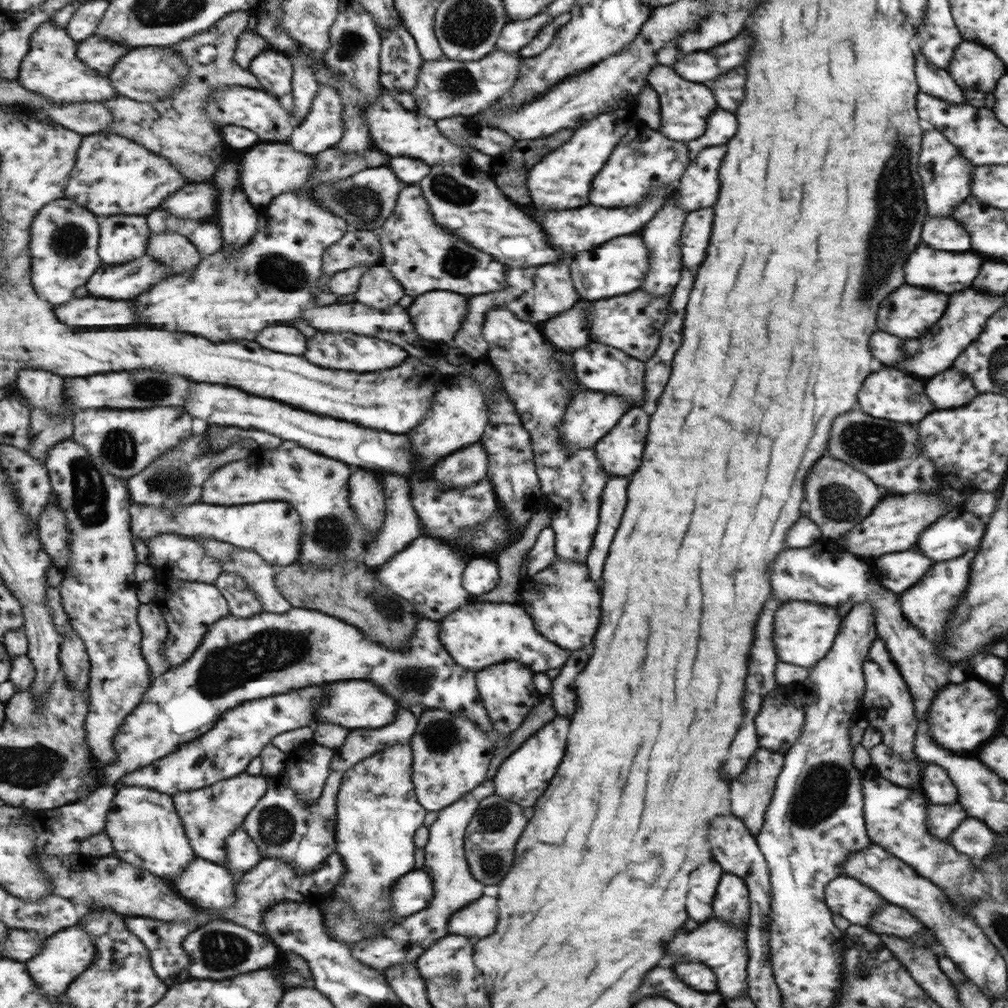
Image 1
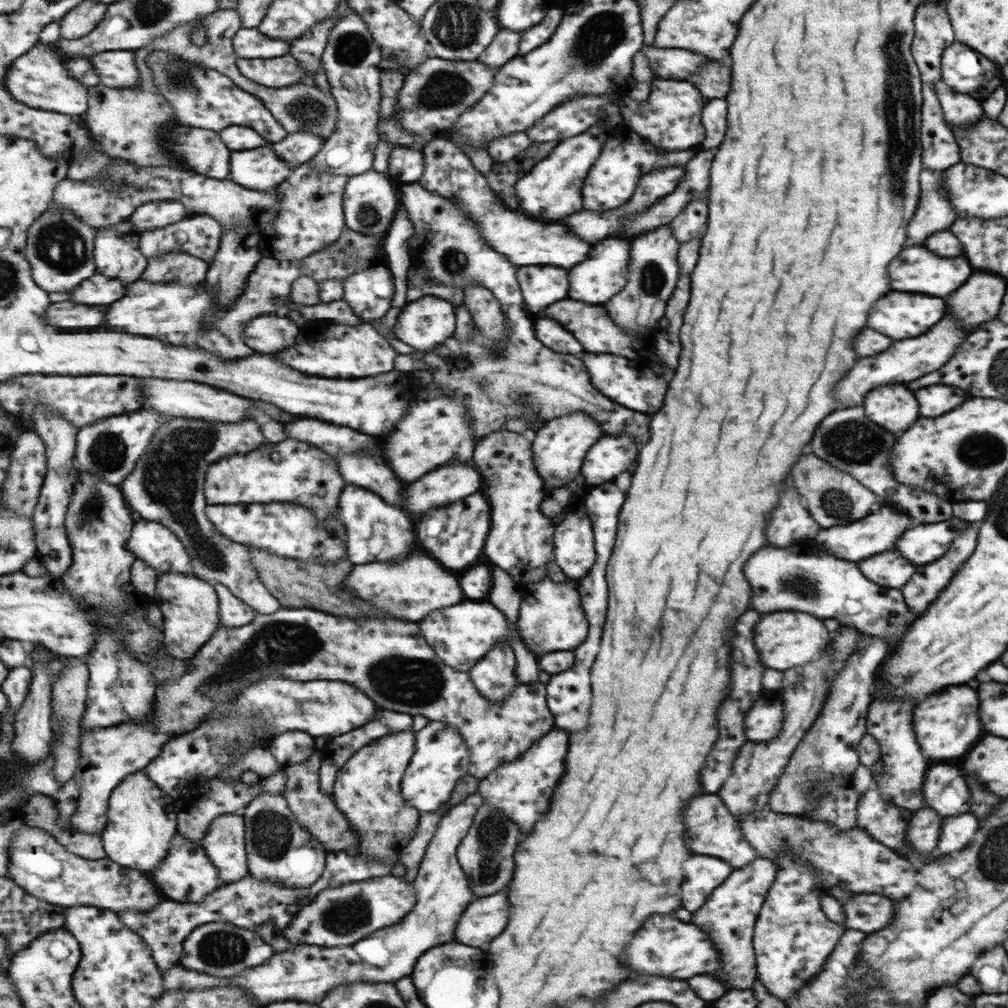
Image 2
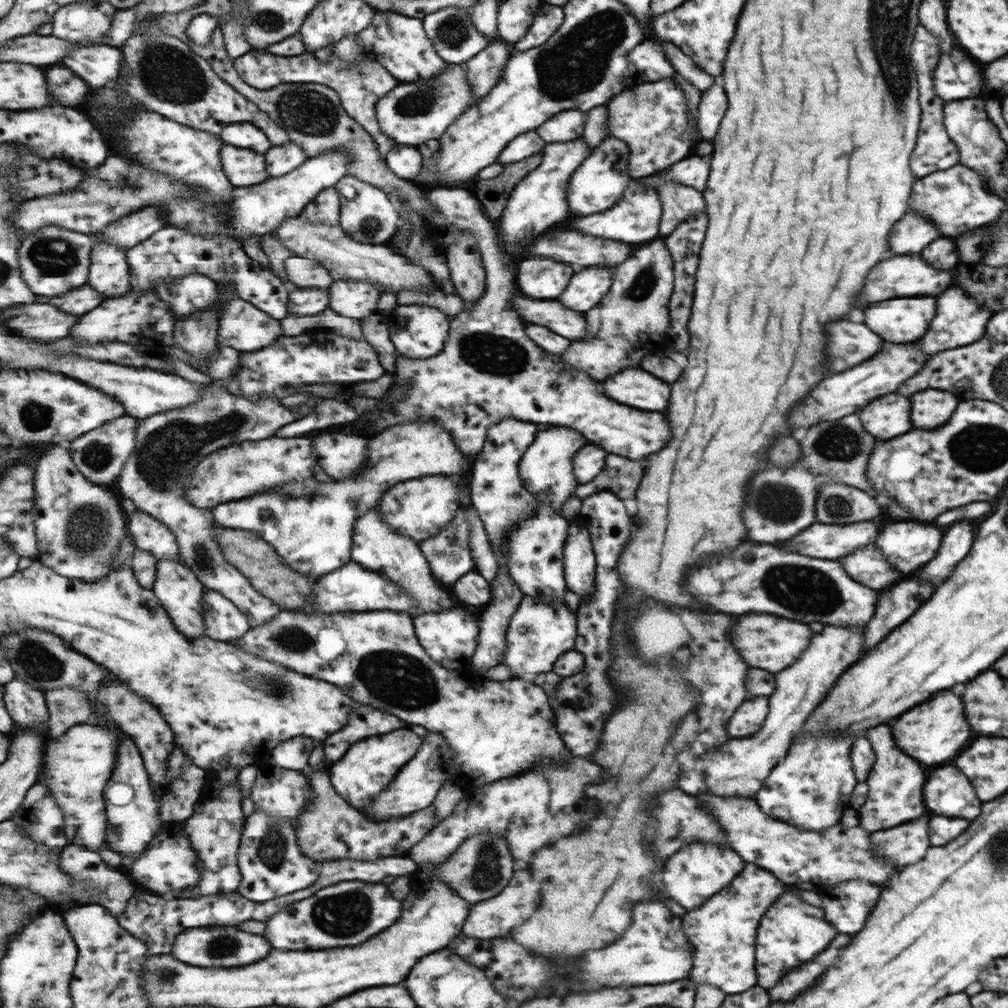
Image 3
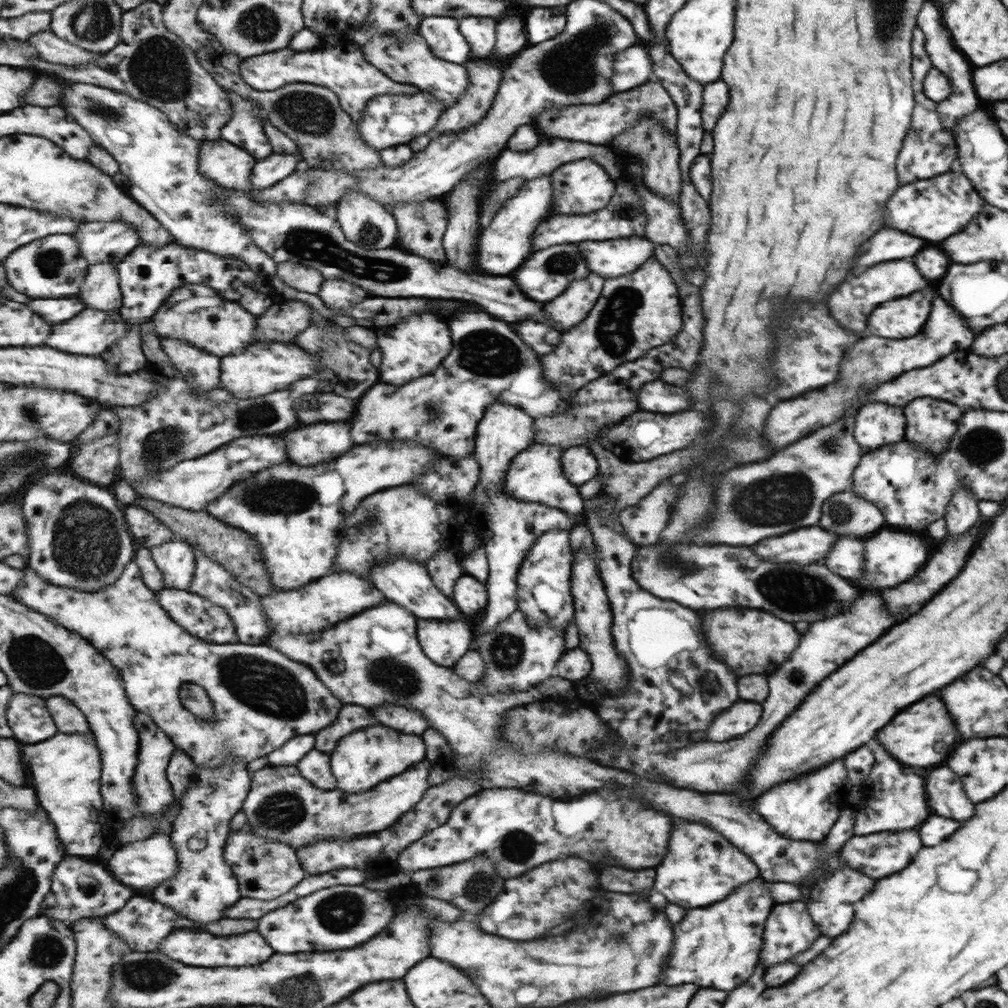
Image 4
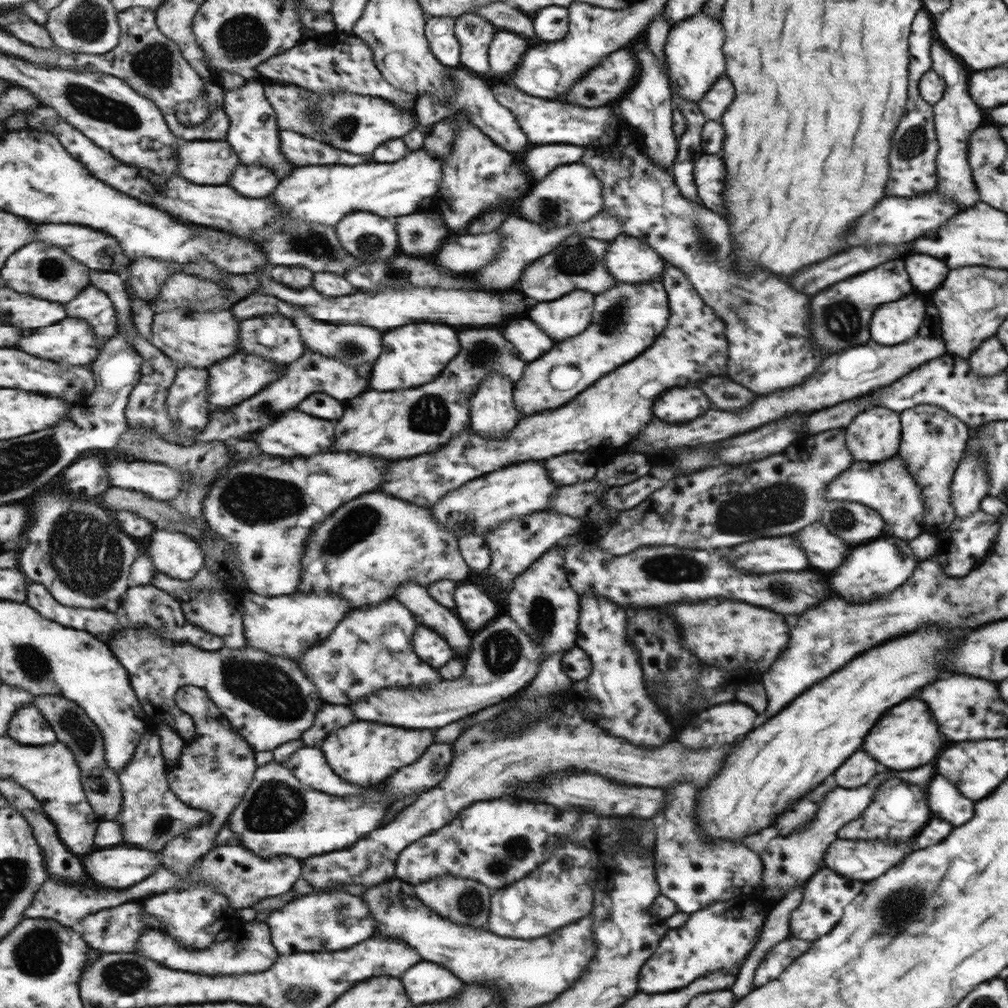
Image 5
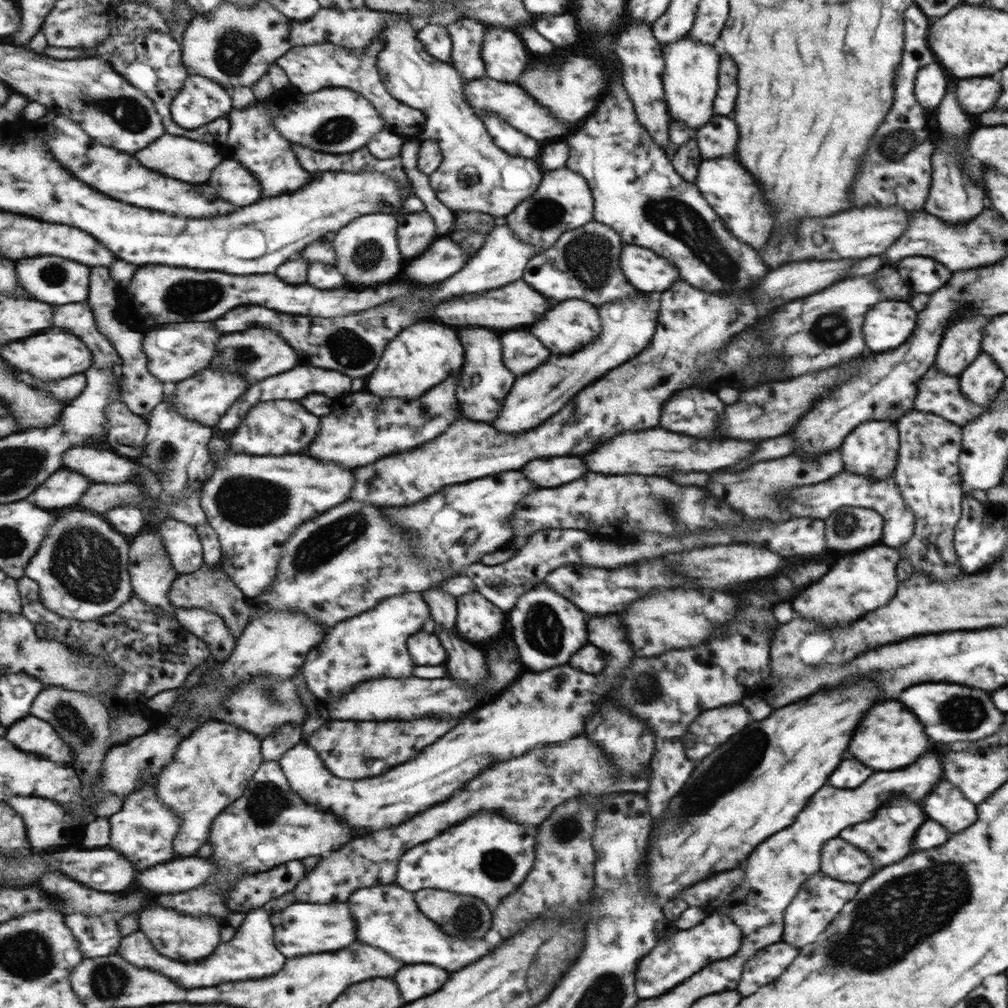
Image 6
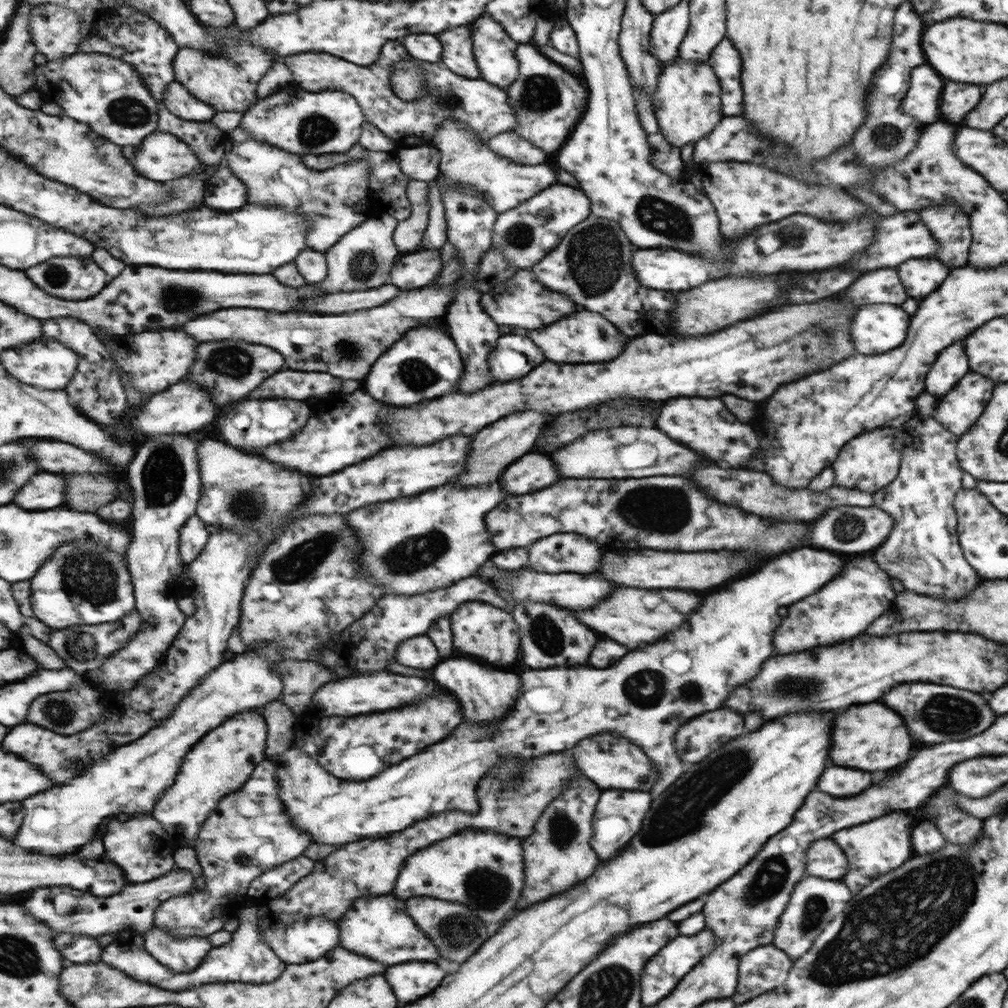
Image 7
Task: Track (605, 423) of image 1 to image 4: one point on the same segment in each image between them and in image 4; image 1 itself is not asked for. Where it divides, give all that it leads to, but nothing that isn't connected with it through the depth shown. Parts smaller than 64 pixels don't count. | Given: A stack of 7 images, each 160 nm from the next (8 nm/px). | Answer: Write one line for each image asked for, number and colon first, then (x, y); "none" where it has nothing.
2: (559, 448)
3: (546, 468)
4: (535, 476)

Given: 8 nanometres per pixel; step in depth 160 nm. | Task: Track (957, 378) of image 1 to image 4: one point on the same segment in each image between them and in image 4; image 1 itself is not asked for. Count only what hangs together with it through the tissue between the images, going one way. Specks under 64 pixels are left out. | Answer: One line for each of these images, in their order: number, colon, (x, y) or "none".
2: (938, 399)
3: (930, 409)
4: (931, 423)

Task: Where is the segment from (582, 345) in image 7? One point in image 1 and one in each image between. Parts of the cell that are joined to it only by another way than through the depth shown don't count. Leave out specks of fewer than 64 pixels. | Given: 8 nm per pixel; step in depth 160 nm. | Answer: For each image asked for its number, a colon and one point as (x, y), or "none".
1: (618, 267)
2: (605, 273)
3: (590, 285)
4: (566, 311)
5: (560, 319)
6: (571, 324)

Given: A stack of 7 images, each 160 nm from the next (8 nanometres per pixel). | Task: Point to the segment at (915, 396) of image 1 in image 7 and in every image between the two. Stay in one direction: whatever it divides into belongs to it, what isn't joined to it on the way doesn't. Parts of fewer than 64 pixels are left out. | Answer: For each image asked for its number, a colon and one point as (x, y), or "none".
2: (893, 408)
3: (886, 417)
4: (876, 424)
5: (874, 435)
6: (872, 450)
7: (871, 461)

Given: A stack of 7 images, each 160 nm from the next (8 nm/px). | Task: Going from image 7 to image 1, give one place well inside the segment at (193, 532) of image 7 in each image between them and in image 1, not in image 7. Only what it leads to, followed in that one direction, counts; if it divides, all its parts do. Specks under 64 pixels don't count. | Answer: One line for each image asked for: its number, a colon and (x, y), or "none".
1: (190, 608)
2: (191, 606)
3: (181, 592)
4: (176, 559)
5: (177, 554)
6: (185, 549)

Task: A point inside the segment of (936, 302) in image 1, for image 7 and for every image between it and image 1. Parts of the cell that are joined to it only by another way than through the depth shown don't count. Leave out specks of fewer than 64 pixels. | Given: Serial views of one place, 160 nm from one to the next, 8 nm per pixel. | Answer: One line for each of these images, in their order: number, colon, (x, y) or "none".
2: (899, 315)
3: (905, 319)
4: (902, 318)
5: (895, 322)
6: (889, 324)
7: (877, 328)

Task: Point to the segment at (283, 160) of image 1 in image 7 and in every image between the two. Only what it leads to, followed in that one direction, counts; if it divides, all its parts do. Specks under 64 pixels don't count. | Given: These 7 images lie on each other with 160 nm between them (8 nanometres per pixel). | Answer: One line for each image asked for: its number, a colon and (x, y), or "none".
2: (260, 169)
3: (244, 168)
4: (227, 164)
5: (212, 162)
6: (193, 161)
7: (161, 156)

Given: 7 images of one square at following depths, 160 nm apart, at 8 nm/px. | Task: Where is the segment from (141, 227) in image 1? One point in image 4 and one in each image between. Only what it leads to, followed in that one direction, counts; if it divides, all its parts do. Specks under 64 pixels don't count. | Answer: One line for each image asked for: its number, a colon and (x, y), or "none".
2: (117, 253)
3: (110, 275)
4: (101, 289)

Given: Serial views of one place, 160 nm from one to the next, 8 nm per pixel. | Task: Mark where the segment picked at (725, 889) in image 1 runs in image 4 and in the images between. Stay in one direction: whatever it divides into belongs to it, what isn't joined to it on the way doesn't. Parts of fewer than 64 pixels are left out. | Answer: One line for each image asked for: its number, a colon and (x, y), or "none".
2: (731, 910)
3: (723, 931)
4: (718, 947)

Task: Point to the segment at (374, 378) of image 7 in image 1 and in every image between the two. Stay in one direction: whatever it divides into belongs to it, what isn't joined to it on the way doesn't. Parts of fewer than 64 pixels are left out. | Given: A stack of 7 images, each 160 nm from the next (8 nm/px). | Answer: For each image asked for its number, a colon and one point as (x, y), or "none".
1: (437, 314)
2: (424, 324)
3: (421, 334)
4: (418, 345)
5: (414, 355)
6: (424, 355)

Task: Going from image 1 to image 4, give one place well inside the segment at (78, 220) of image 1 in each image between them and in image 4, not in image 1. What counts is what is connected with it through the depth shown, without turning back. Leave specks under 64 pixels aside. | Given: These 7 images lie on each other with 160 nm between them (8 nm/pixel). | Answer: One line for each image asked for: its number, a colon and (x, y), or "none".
2: (61, 247)
3: (65, 256)
4: (52, 267)

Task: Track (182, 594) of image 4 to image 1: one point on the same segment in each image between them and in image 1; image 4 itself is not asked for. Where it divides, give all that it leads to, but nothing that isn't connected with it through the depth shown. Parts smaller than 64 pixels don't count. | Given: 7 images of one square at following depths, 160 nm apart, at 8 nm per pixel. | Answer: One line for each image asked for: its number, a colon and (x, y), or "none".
1: (243, 603)
2: (234, 612)
3: (224, 621)

